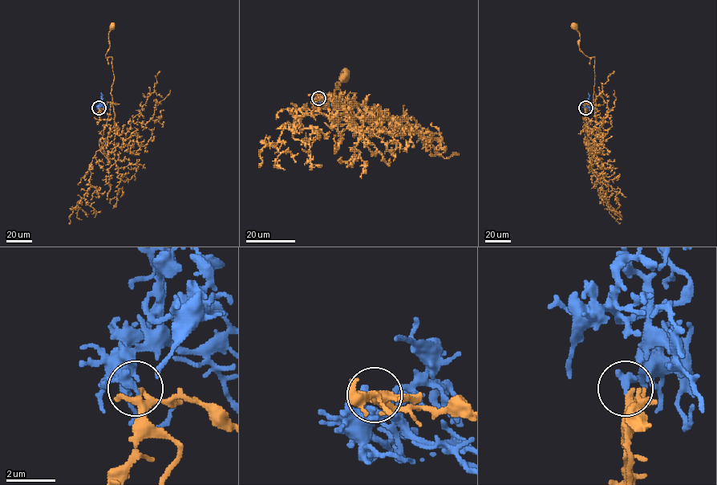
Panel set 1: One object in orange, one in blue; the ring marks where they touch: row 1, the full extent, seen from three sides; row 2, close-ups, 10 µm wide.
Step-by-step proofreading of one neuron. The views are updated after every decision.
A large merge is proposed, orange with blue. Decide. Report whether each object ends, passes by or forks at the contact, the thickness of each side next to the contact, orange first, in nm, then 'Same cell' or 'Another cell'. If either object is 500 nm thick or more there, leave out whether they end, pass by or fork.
At the ring orange forks. At the ring blue ends. Thickness 240 nm (orange) against 400 nm. Another cell

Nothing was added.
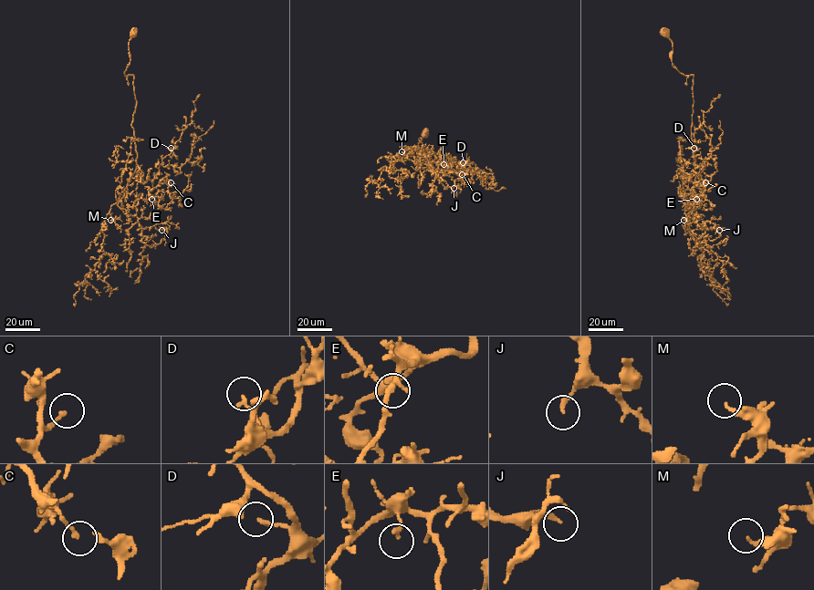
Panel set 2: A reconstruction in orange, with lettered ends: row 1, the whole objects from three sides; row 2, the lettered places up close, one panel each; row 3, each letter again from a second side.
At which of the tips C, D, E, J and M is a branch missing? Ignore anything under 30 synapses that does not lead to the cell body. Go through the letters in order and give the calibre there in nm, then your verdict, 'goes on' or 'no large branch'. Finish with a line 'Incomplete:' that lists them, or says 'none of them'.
C: 160 nm thick; no large branch
D: 150 nm thick; no large branch
E: 170 nm thick; no large branch
J: 180 nm thick; no large branch
M: 180 nm thick; no large branch
Incomplete: none of them

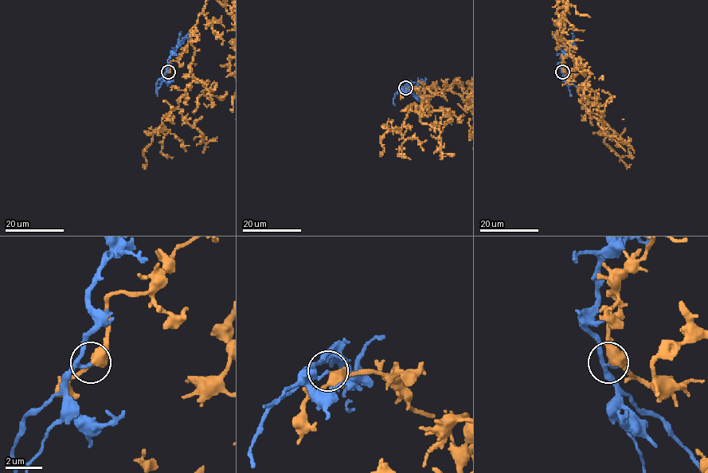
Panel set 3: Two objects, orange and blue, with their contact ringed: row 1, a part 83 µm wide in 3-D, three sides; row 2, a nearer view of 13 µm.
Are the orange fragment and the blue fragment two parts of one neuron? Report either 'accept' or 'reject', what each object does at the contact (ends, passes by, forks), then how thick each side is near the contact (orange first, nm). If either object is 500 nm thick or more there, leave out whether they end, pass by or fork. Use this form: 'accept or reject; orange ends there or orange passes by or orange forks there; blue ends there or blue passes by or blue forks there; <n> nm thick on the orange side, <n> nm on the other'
reject; orange forks there; blue ends there; 360 nm thick on the orange side, 180 nm on the other

